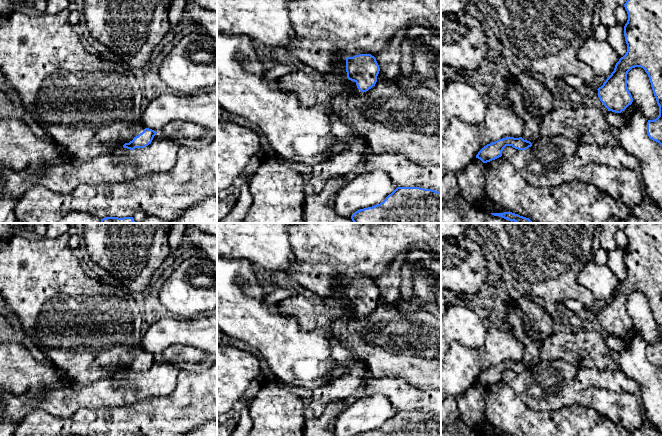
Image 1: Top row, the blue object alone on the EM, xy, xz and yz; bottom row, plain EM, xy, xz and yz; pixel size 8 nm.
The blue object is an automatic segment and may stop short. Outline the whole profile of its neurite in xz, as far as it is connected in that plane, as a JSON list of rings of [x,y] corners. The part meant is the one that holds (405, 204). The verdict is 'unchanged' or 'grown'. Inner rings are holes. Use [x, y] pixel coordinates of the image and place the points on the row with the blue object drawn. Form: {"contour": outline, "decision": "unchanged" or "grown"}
{"contour": [[[397,187],[383,202],[356,211],[351,219],[354,223],[441,223],[441,192],[420,187]]], "decision": "unchanged"}

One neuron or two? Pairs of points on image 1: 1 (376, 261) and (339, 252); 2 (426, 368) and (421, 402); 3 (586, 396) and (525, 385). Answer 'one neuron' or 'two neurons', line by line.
1: one neuron
2: two neurons
3: one neuron

